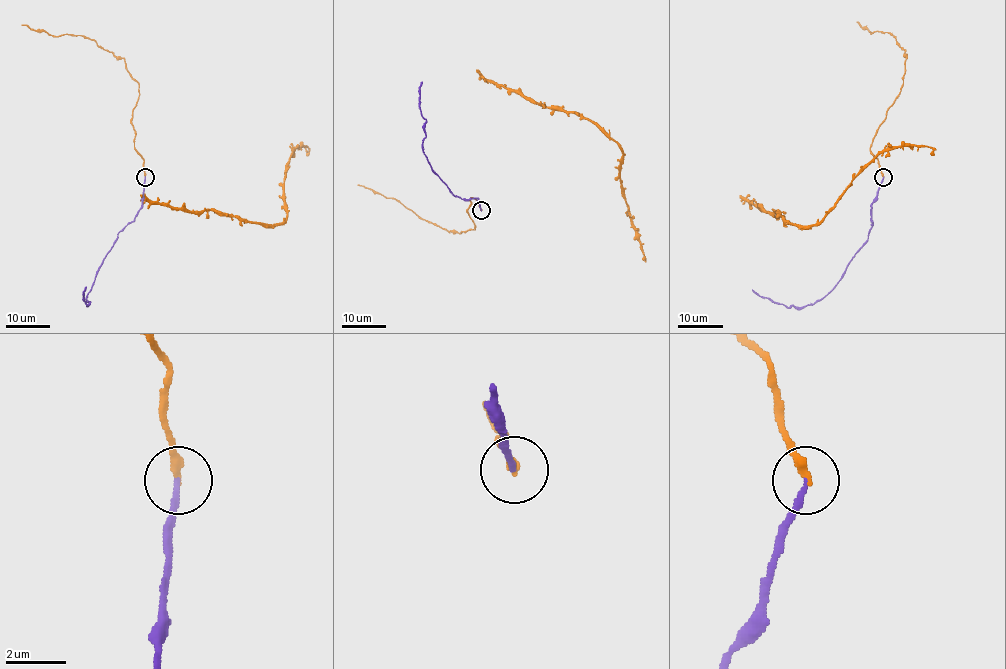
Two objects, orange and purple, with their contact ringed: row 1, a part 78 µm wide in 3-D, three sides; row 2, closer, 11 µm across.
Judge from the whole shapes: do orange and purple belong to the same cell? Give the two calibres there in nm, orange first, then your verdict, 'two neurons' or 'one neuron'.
calibres 300 and 180 nm; one neuron

